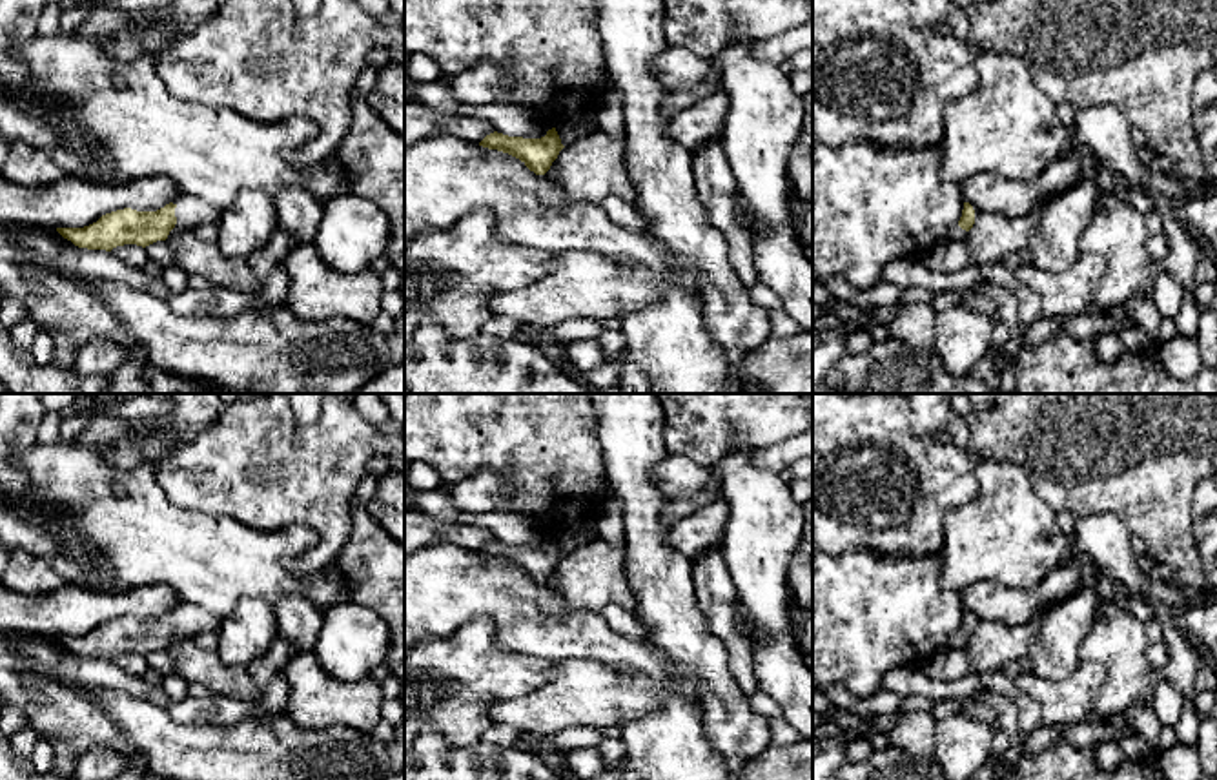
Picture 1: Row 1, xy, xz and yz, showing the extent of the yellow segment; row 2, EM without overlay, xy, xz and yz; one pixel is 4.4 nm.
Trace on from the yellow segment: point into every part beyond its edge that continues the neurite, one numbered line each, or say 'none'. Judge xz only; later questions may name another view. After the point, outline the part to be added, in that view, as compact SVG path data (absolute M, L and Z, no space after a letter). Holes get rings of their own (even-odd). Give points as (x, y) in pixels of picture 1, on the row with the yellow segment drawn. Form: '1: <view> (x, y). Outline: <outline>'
none

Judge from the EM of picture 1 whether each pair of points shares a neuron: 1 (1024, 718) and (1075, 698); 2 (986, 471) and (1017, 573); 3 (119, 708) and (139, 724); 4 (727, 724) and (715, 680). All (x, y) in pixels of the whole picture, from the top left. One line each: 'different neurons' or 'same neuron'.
1: different neurons
2: same neuron
3: same neuron
4: same neuron

